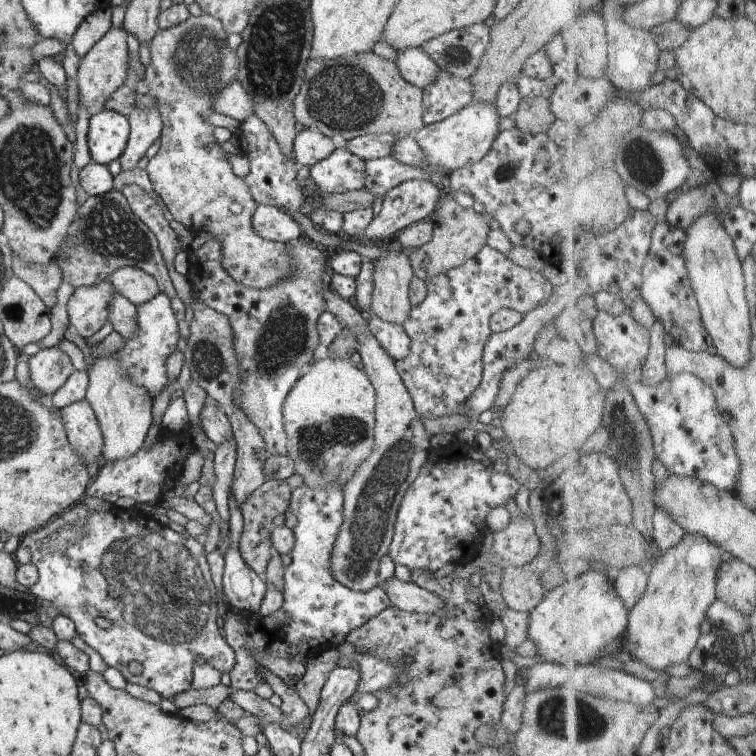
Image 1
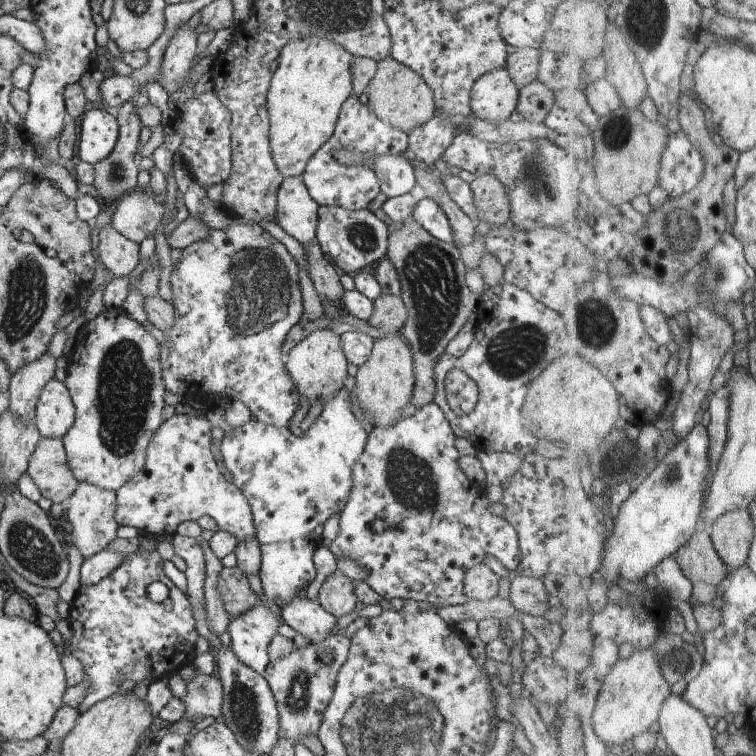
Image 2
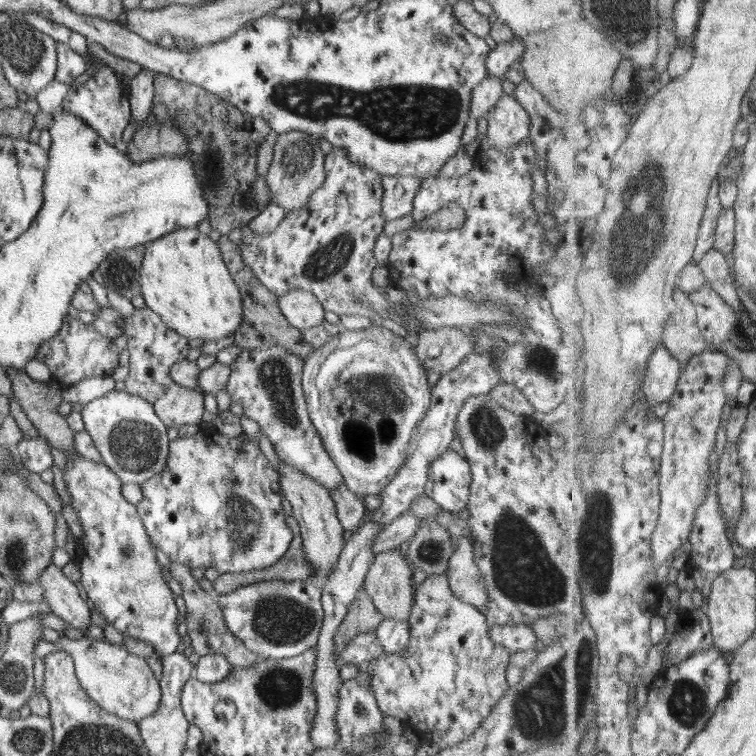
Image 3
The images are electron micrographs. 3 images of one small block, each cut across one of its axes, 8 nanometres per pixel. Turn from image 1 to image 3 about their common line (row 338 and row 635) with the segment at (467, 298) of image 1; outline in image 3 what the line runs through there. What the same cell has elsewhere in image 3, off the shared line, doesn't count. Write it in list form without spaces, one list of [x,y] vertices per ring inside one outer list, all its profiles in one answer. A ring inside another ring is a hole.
[[[447,573],[428,575],[421,584],[415,586],[415,601],[408,621],[408,646],[398,654],[384,652],[367,664],[372,682],[371,690],[384,716],[396,716],[401,722],[416,728],[422,740],[438,745],[441,750],[447,749],[468,740],[510,688],[506,680],[510,653],[503,646],[491,641],[490,625],[485,614],[453,593]]]

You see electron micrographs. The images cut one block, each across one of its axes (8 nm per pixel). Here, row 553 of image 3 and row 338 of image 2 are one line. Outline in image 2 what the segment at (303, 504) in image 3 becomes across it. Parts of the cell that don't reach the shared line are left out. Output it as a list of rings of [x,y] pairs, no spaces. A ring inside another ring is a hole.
[[[316,330],[296,344],[287,354],[286,372],[300,395],[299,406],[312,406],[315,402],[324,404],[326,400],[332,400],[344,387],[344,379],[348,376],[347,363],[340,335],[331,330]]]

